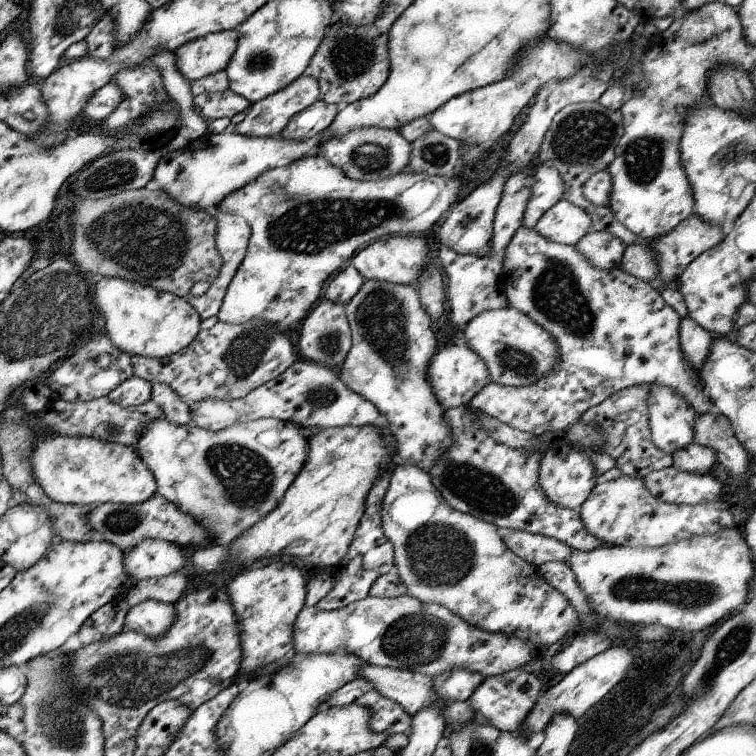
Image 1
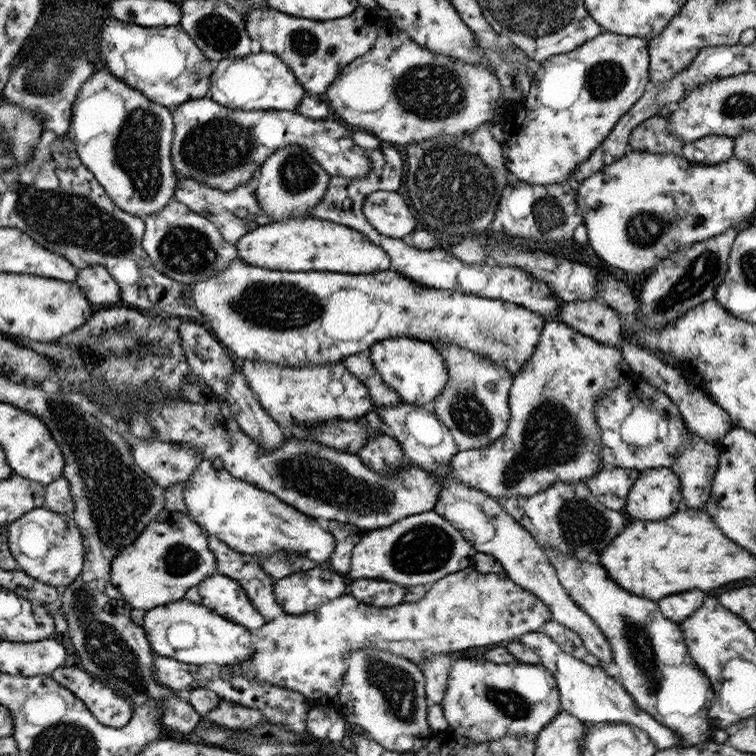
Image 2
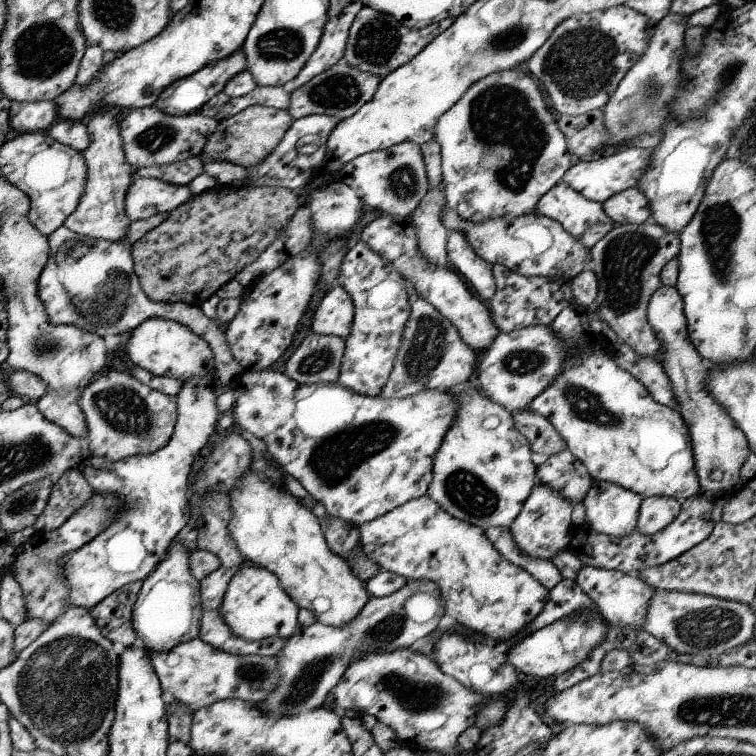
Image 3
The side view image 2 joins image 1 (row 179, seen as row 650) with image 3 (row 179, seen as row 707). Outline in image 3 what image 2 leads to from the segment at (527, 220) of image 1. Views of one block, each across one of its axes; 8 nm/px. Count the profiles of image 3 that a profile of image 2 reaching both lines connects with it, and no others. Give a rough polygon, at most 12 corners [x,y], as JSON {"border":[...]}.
{"border":[[627,147],[578,160],[561,180],[602,204],[637,187],[650,150]]}

